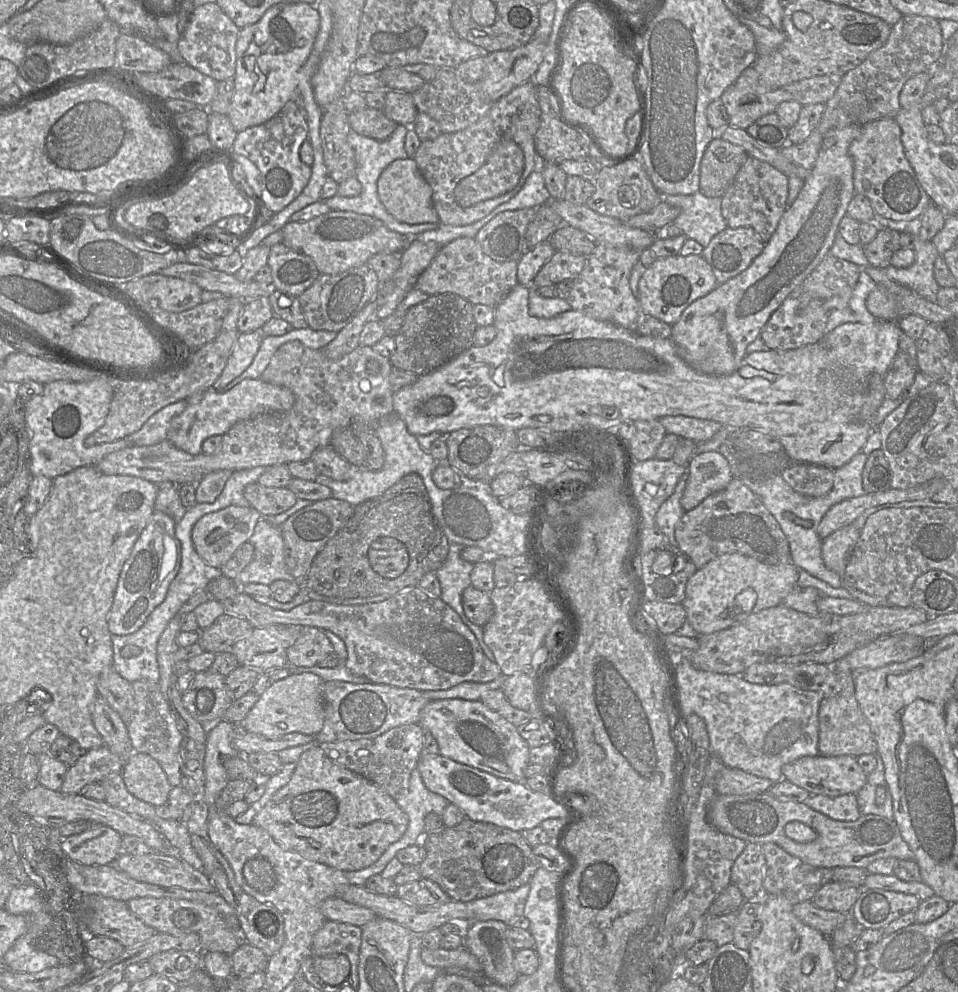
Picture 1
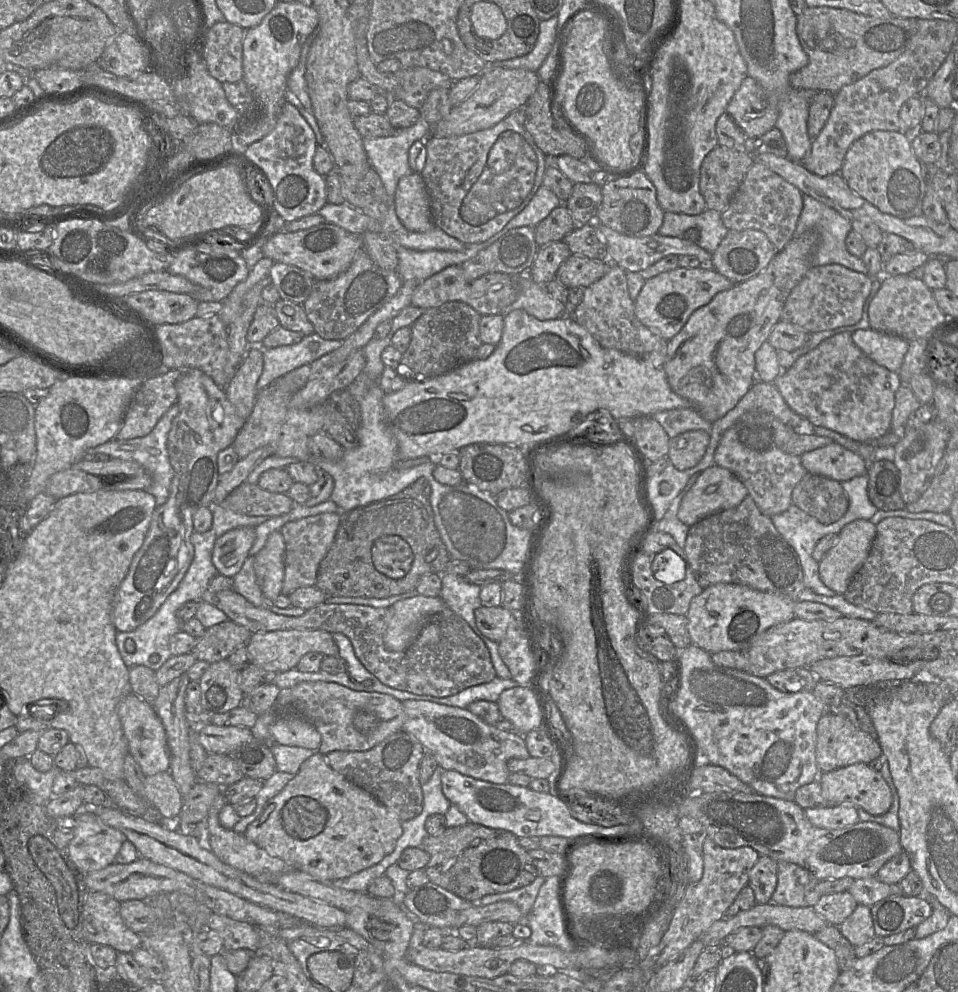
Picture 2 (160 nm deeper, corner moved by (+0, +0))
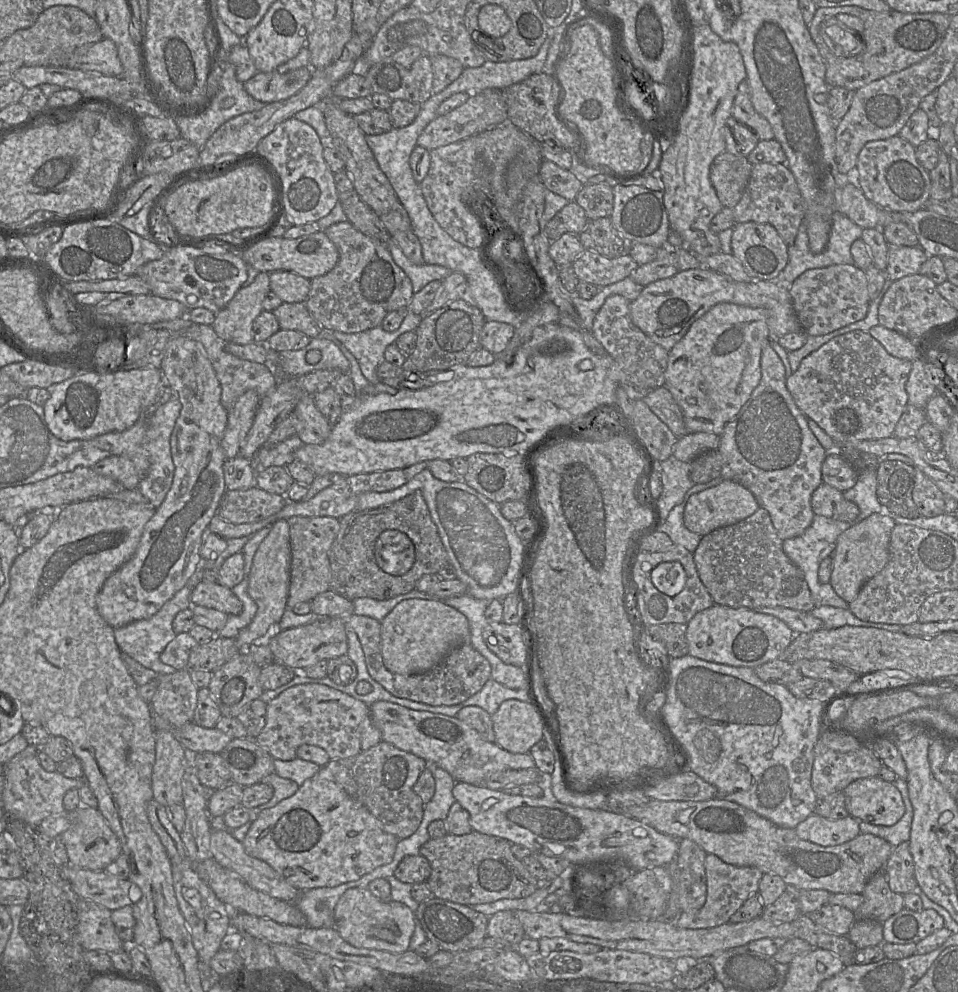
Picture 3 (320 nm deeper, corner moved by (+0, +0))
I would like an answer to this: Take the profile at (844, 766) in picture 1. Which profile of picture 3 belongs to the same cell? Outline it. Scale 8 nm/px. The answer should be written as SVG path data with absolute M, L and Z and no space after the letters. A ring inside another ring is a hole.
M879 776L854 780L842 792L846 810L858 821L891 826L904 815L905 806L899 790Z

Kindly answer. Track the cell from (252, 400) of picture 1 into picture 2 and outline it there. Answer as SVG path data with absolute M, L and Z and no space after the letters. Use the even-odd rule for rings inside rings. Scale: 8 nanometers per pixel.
M200 369L184 370L176 381L175 387L178 393L179 413L172 420L167 441L168 455L174 470L170 495L164 504L155 508L143 544L134 555L128 572L116 592L112 608L112 623L119 632L131 632L149 620L184 578L194 557L194 546L191 540L194 531L193 514L198 508L212 503L219 481L218 453L232 445L246 421L228 400L224 389Z

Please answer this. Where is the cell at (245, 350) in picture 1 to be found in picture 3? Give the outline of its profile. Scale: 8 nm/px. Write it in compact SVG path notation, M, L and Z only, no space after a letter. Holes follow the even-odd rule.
M248 390L227 410L228 421L221 440L221 448L225 454L225 459L231 459L239 455L253 424L260 399L256 391Z

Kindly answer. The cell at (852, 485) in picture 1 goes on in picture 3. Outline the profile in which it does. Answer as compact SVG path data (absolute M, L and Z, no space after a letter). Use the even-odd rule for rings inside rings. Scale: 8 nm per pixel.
M877 468L858 470L856 484L843 493L845 499L854 502L859 508L859 515L853 525L861 522L873 513L881 513L882 505L877 499Z

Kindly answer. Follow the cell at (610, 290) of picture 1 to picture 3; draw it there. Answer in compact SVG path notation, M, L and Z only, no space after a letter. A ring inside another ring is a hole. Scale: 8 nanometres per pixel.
M621 295L608 297L595 316L592 330L607 353L627 374L630 384L640 390L653 390L664 386L668 351L633 324L630 318L630 303Z

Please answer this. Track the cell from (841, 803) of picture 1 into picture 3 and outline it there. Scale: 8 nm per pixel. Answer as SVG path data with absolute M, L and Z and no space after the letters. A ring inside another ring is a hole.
M814 813L800 822L795 831L799 838L821 846L843 844L860 834L859 821L850 815L830 820Z

